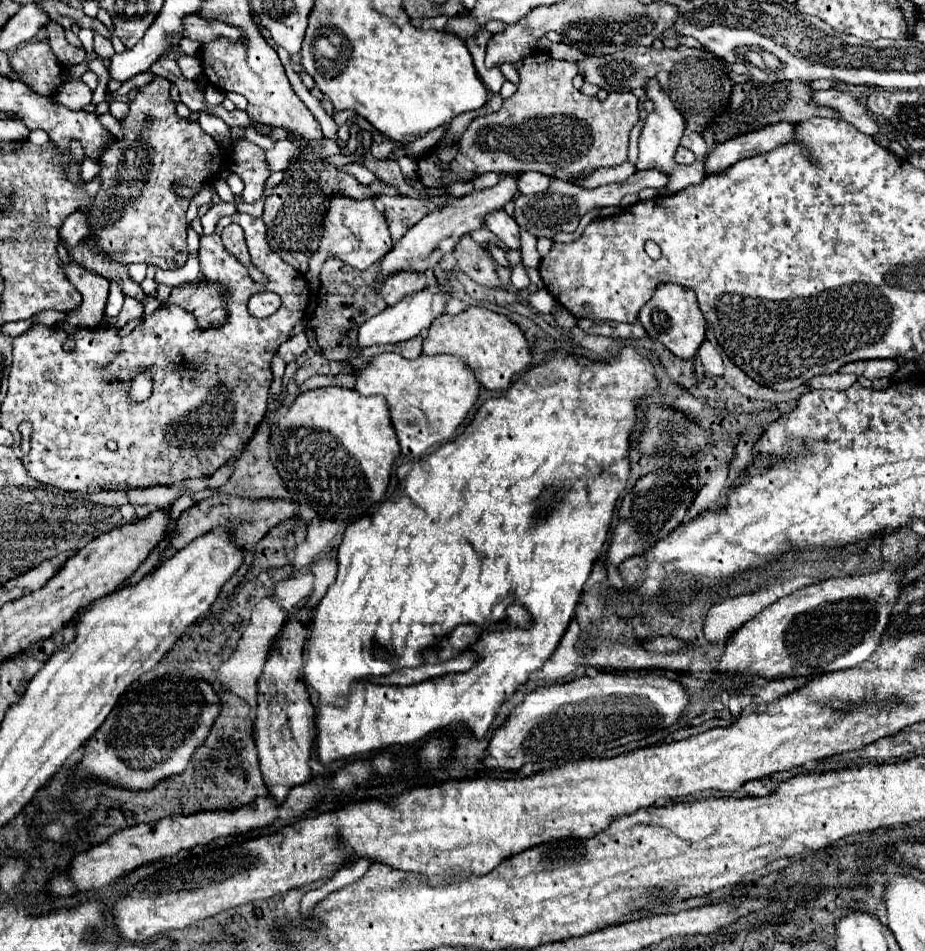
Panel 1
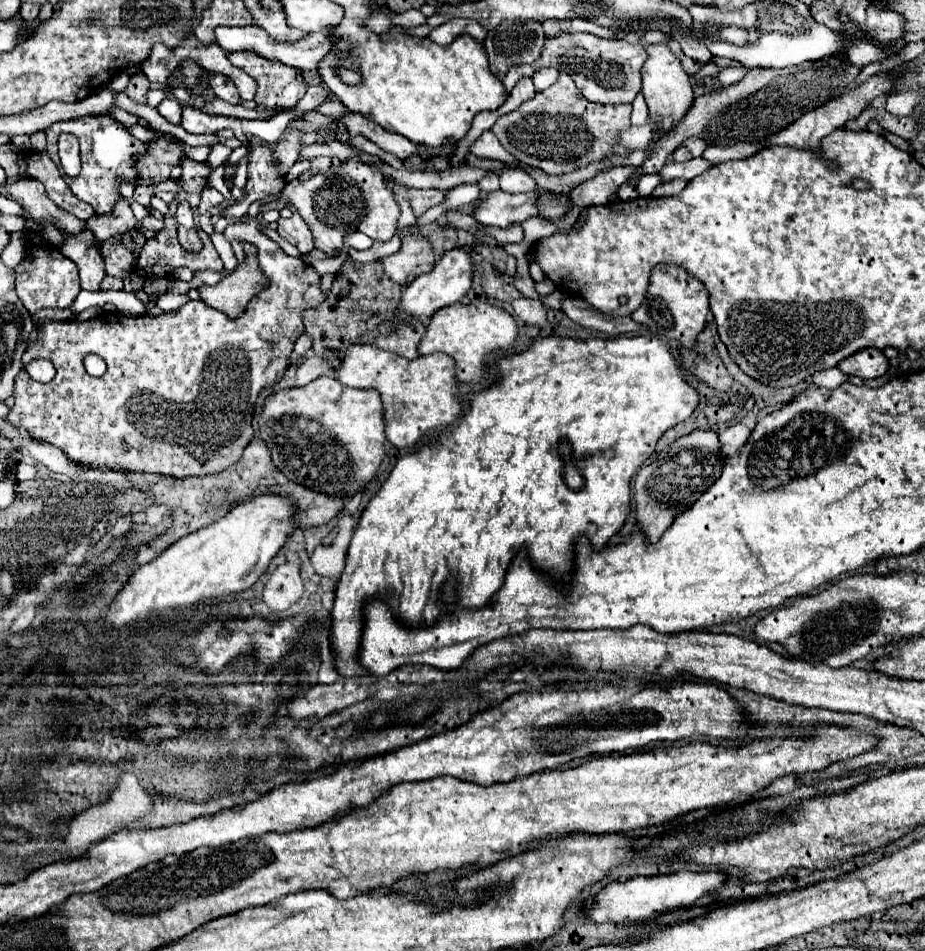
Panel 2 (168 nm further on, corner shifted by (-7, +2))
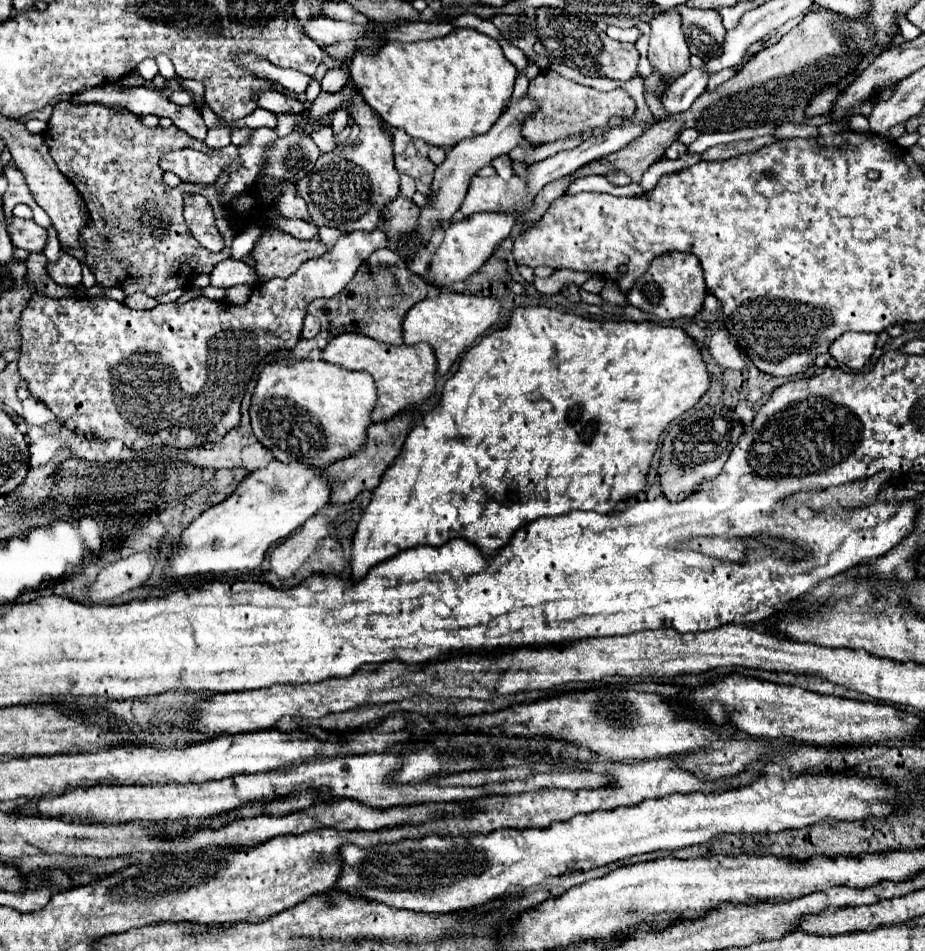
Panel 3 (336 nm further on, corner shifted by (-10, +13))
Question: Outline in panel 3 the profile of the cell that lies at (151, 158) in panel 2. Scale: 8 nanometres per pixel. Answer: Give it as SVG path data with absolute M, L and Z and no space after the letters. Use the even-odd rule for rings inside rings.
M178 150L162 156L160 168L170 170L176 166L176 175L183 182L212 186L218 176L232 164L232 158L222 152L198 152L198 150Z

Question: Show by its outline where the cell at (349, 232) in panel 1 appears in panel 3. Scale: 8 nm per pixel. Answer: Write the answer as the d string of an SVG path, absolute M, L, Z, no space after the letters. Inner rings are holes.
M366 102L348 106L348 114L360 128L360 144L322 154L314 170L298 182L298 190L306 200L316 226L338 226L342 232L370 232L378 228L382 220L382 208L392 202L394 196L398 196L400 174L392 158L392 132L380 120L380 116L376 116L376 112L368 108Z

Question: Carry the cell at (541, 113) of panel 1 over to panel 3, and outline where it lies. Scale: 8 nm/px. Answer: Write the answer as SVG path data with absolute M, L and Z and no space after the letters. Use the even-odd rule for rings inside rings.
M542 70L534 80L530 80L528 94L538 104L538 112L522 124L522 134L528 142L536 146L580 134L586 128L604 128L612 116L630 118L636 110L636 102L628 96L626 90L600 92L582 84L576 84L552 70Z

